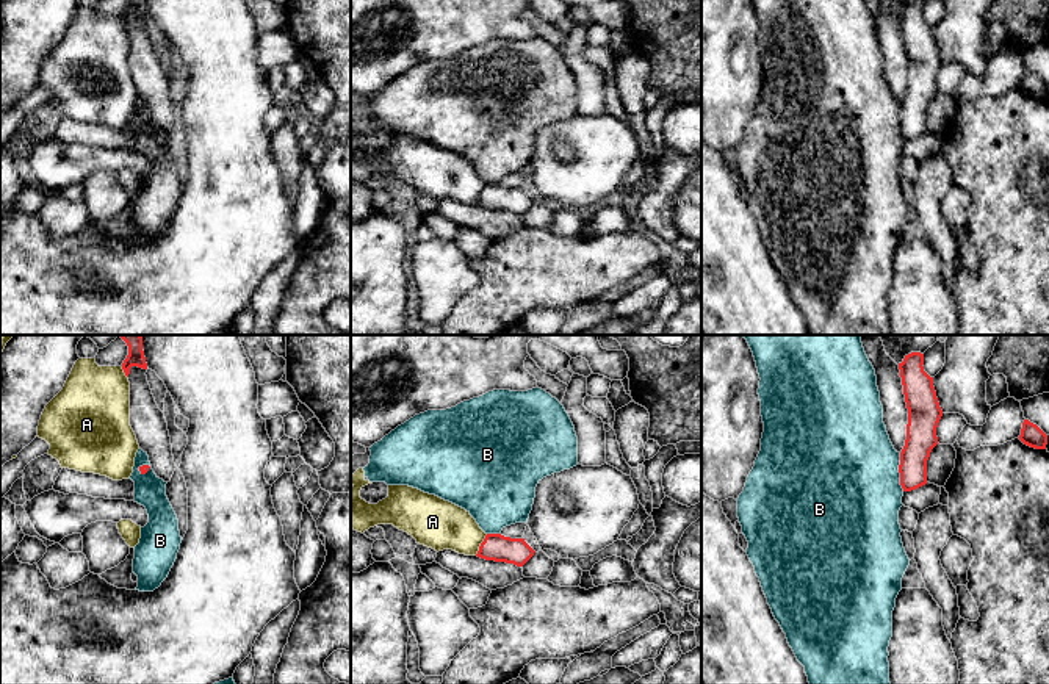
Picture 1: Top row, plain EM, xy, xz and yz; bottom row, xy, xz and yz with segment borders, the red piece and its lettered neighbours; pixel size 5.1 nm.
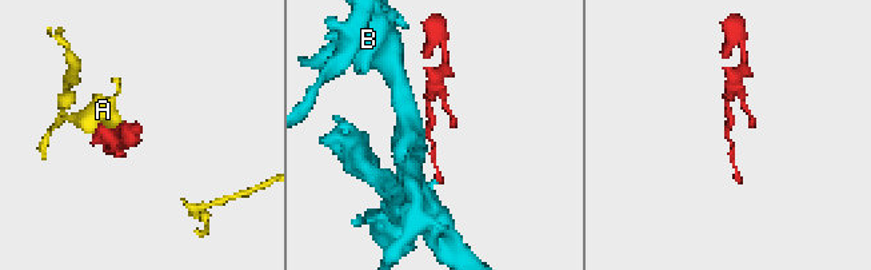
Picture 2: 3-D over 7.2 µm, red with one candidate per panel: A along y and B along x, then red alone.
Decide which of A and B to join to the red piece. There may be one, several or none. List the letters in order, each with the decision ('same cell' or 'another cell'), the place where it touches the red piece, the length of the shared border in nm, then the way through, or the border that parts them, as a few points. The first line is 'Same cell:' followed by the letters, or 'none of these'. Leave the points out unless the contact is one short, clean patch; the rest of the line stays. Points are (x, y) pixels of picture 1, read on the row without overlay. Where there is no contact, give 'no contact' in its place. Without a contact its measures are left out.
Same cell: none of these
A: another cell; meets red in xz at (481, 194); contact 130 nm long
B: another cell; meets red in yz at (899, 121); contact 200 nm long; border along yz (899, 102), (899, 133), (904, 140)

